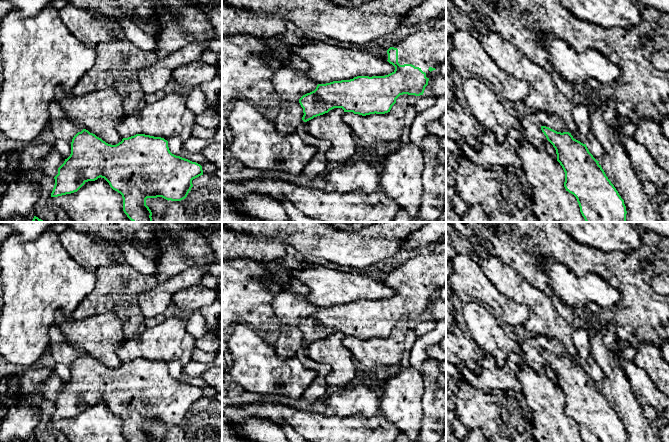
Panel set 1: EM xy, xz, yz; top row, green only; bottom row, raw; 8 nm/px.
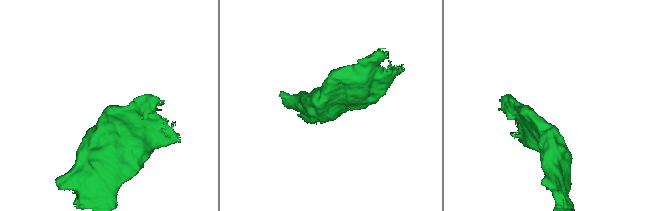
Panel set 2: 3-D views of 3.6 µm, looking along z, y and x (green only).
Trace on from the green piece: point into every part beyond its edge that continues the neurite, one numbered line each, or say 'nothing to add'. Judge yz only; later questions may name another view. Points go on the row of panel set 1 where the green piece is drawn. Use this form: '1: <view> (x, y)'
nothing to add

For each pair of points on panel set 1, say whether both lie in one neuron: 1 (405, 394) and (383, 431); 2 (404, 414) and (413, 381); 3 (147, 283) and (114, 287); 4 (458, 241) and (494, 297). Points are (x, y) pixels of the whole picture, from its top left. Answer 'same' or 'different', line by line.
1: different
2: same
3: same
4: different

